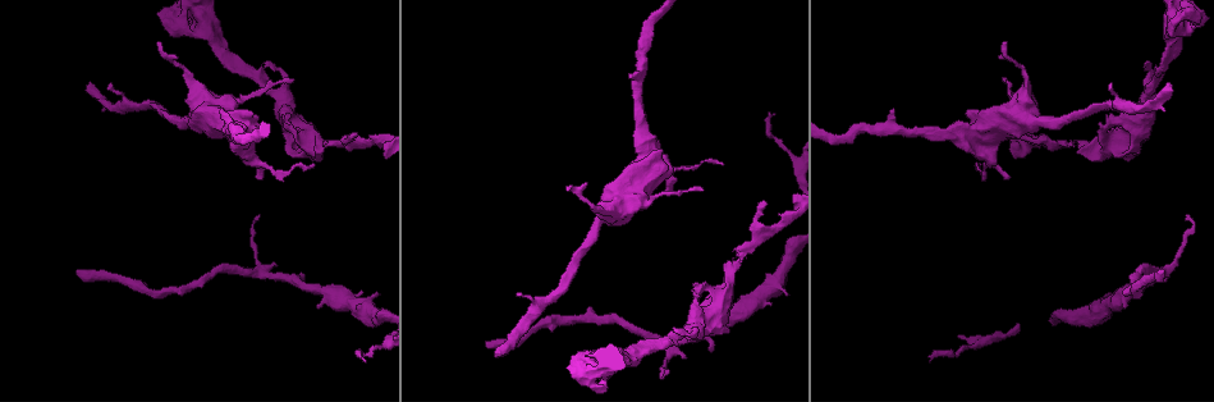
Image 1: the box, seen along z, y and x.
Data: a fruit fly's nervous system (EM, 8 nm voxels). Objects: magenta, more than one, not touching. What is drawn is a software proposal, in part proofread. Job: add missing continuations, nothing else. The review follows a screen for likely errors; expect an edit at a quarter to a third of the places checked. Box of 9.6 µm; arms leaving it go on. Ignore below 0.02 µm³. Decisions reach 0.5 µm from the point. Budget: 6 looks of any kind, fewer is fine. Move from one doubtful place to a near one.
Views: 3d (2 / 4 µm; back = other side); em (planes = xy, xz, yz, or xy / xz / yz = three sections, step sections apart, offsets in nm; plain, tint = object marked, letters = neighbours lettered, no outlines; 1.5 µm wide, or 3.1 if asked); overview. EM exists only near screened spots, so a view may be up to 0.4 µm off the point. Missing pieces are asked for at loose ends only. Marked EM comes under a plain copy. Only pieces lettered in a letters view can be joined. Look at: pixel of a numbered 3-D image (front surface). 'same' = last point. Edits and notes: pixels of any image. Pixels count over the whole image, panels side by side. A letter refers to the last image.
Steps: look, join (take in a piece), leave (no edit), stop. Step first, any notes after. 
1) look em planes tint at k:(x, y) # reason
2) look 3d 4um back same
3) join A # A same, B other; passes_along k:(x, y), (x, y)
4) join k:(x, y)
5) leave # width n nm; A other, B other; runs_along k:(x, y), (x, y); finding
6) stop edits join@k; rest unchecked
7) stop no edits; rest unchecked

look em planes letters at 1:(1121, 158) # branch stops here

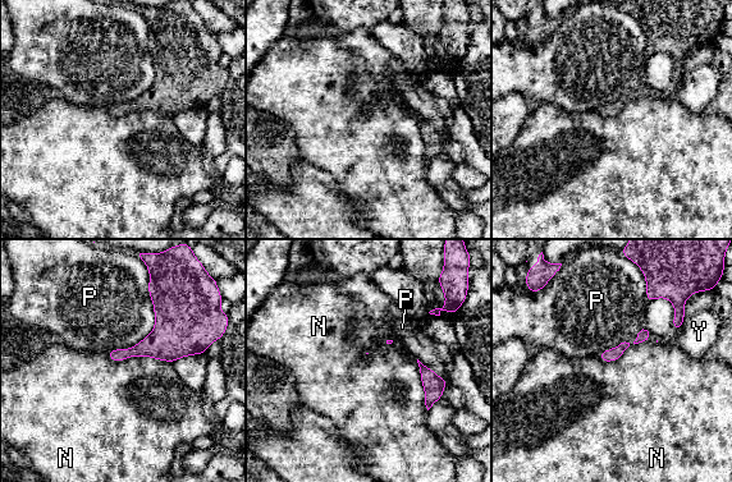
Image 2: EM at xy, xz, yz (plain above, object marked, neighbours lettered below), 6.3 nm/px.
leave # N other, P other, Y other; border 2:(105, 354), (172, 363); no lettered piece goes on from it

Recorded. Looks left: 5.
look 3d 4um at 1:(1169, 85) # an open end

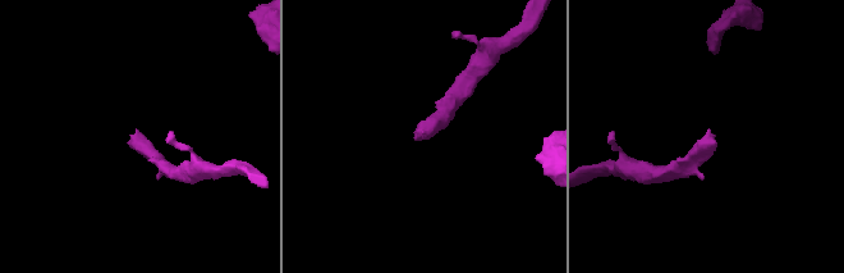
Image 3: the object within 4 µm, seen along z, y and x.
look em xy step 8 letters at 3:(424, 134) # need the tissue

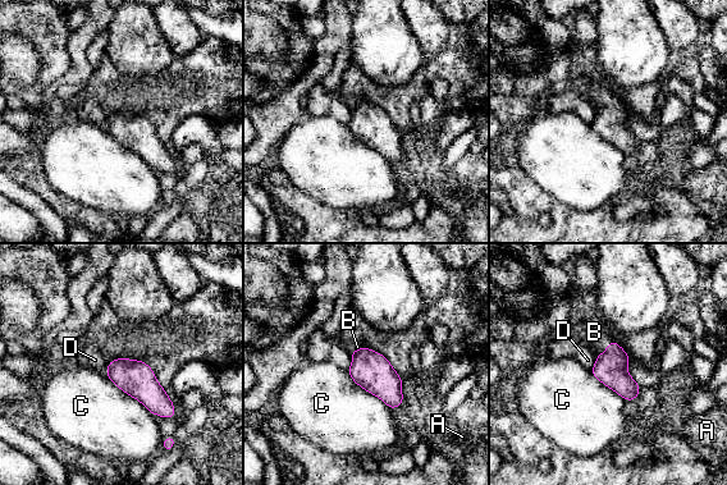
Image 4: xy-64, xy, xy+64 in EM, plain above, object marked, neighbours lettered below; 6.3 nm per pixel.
look em planes letters same # cut it another way

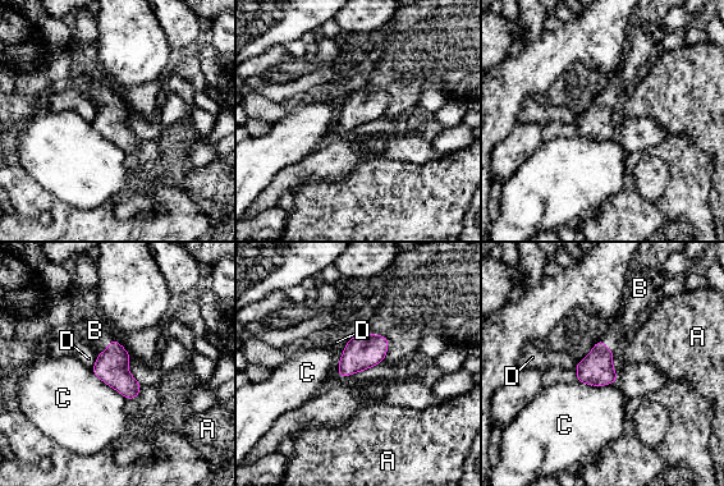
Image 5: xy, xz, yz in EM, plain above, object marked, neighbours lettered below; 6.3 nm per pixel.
join B # A other, B same, C other, D other; passes_along 5:(111, 366), (108, 347), (95, 330); it goes on there

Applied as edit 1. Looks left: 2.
look overview

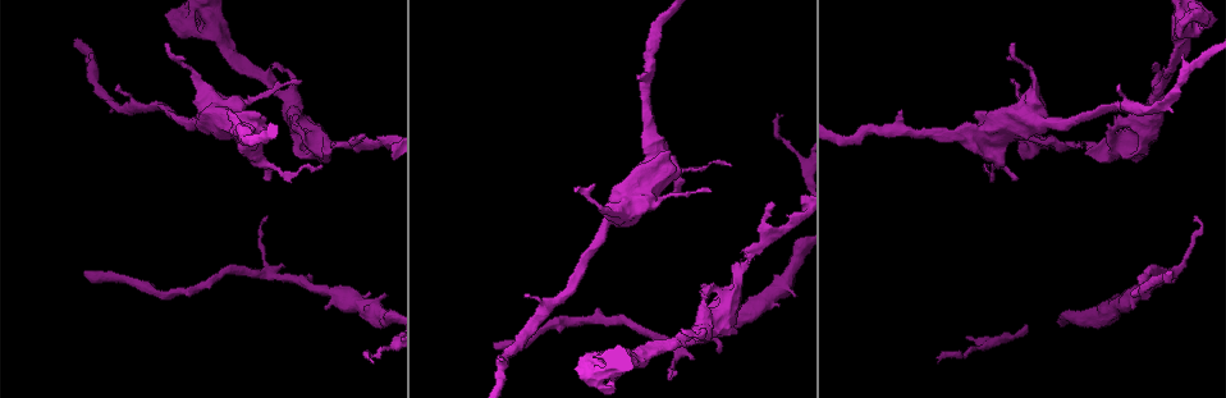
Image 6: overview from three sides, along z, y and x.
look em yz step 8 letters at 6:(1194, 34) # branch stops here

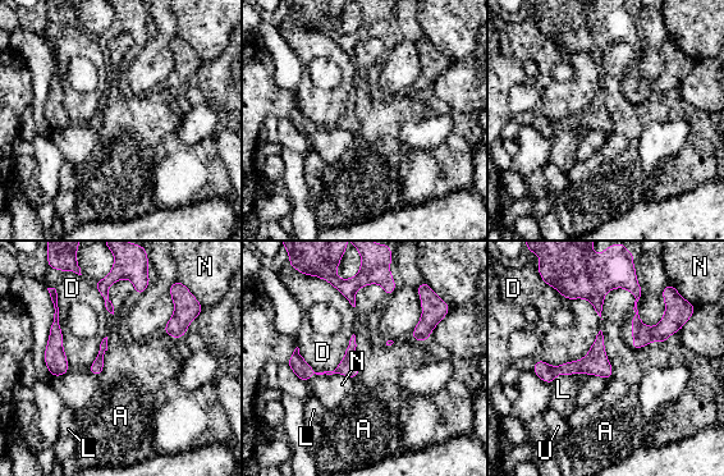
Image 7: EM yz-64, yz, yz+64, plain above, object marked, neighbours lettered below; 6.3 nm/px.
leave # longest_contact D 460 nm; A other, D other, L other, N other, U other; border 7:(590, 374), (559, 374), (550, 384); no lettered piece goes on from it

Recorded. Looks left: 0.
stop edits join@5; rest unchecked

